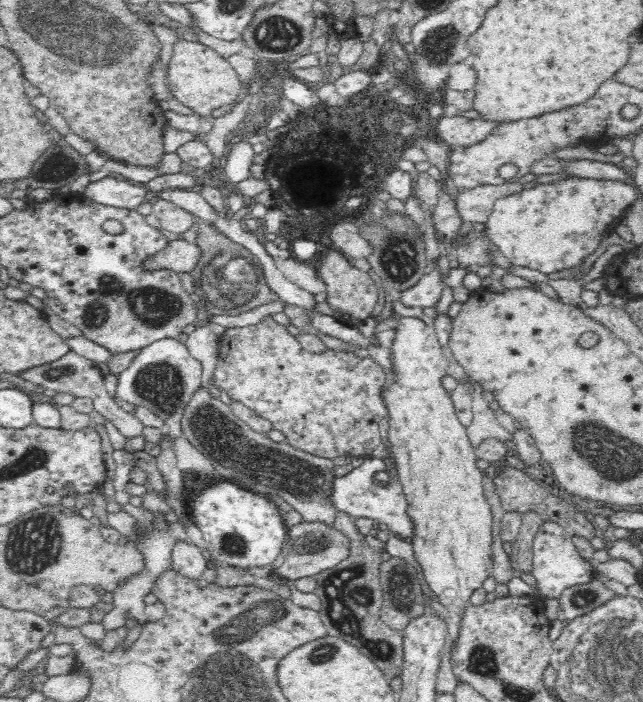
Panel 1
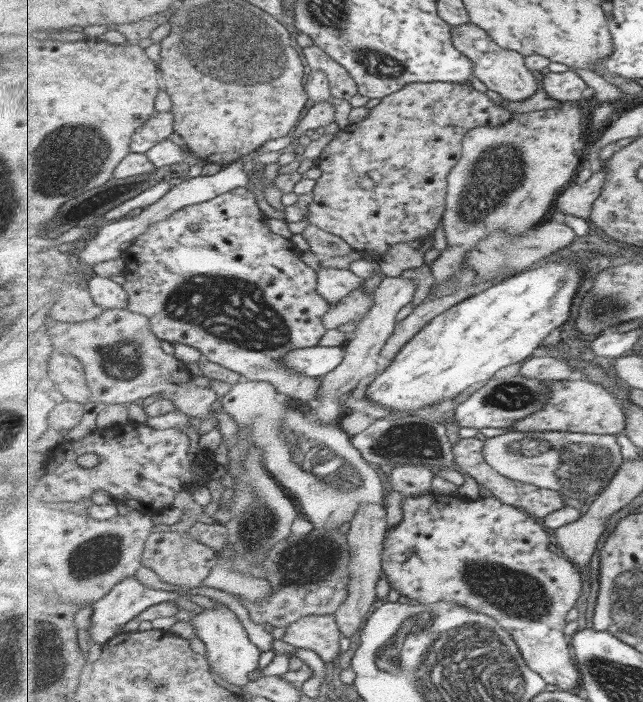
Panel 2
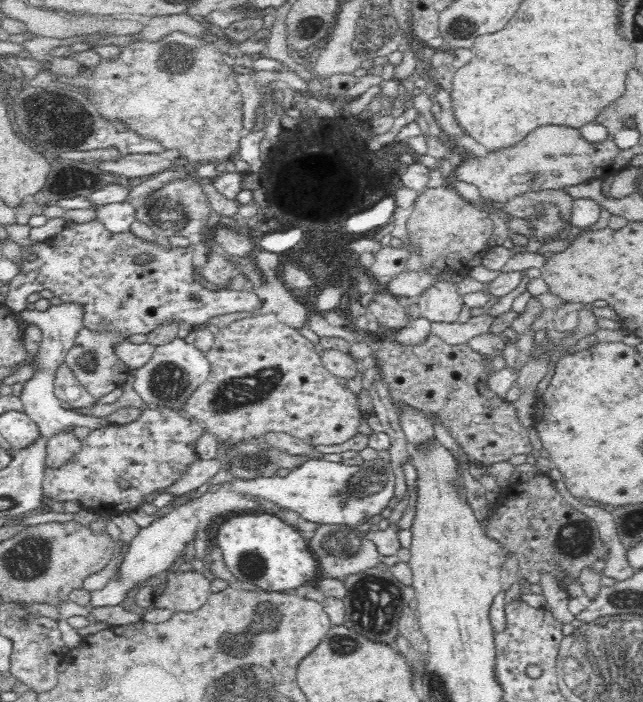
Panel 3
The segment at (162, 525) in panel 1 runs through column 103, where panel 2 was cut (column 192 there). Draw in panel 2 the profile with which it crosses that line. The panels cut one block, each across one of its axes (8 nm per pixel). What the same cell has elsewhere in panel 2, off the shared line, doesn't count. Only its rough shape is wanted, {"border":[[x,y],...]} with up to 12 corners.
{"border":[[217,602],[185,622],[211,672],[245,686],[261,649]]}

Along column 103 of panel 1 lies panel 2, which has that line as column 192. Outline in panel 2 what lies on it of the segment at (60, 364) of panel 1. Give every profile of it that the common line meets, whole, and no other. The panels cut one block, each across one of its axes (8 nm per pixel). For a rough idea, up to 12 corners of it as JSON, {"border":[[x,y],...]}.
{"border":[[107,308],[53,322],[83,363],[92,405],[160,394],[187,416],[221,398],[167,355],[149,318]]}

